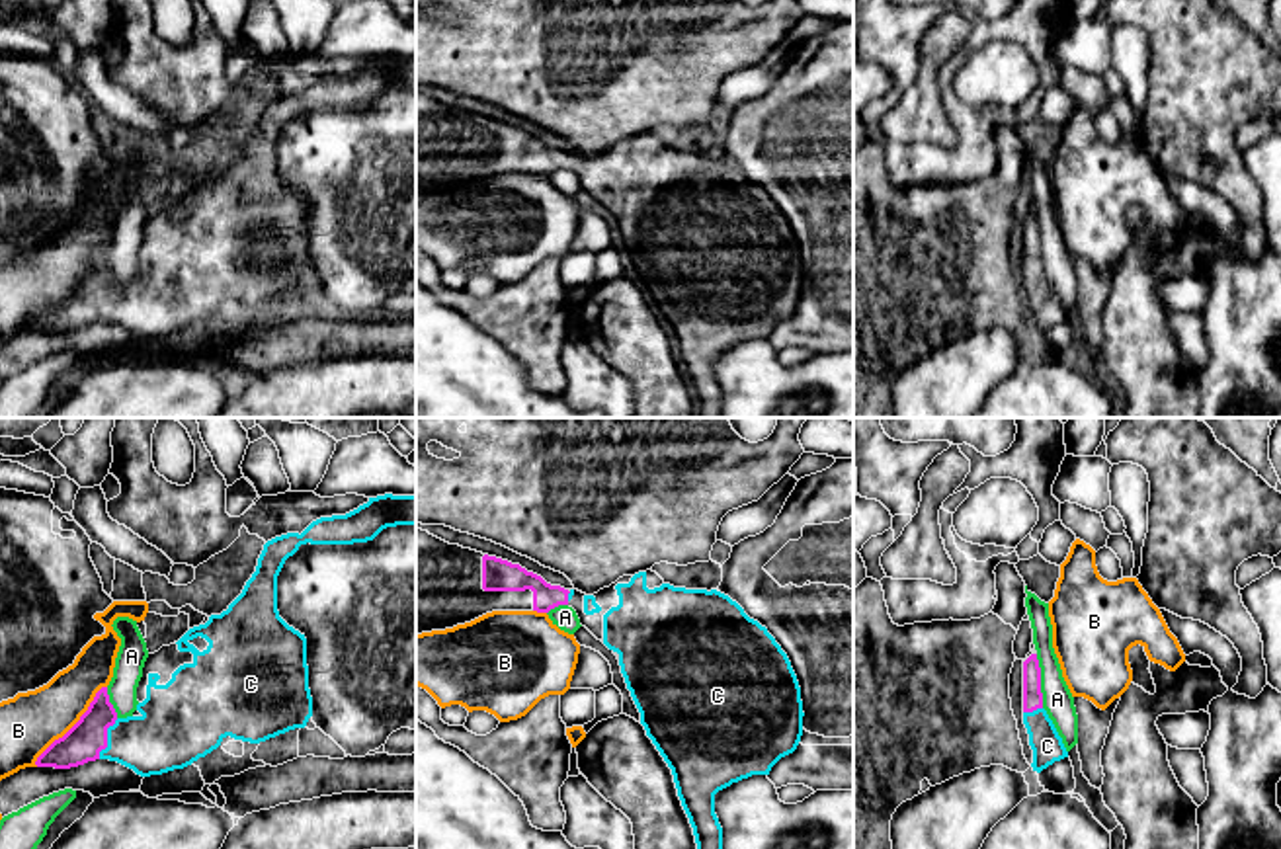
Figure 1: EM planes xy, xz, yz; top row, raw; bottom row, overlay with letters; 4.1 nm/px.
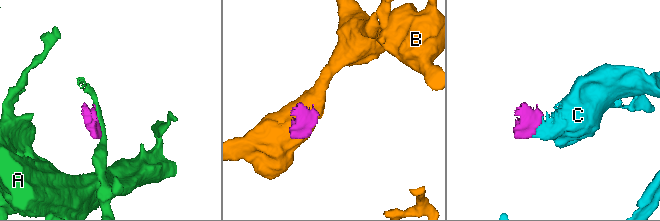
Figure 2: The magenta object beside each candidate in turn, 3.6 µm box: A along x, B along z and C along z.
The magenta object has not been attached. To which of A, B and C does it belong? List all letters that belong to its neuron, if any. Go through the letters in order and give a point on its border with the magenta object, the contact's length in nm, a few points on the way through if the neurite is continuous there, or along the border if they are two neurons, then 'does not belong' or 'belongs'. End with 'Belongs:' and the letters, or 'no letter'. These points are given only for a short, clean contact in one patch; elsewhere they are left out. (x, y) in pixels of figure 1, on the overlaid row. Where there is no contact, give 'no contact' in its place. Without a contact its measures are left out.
A: meets magenta in yz at (1039, 682); contact 220 nm long; border along yz (1035, 654), (1043, 707); does not belong
B: meets magenta in xy at (73, 727); contact 440 nm long; does not belong
C: meets magenta in xy at (106, 738); contact 190 nm long; runs through xy (88, 736), (106, 738), (166, 736); belongs
Belongs: C

